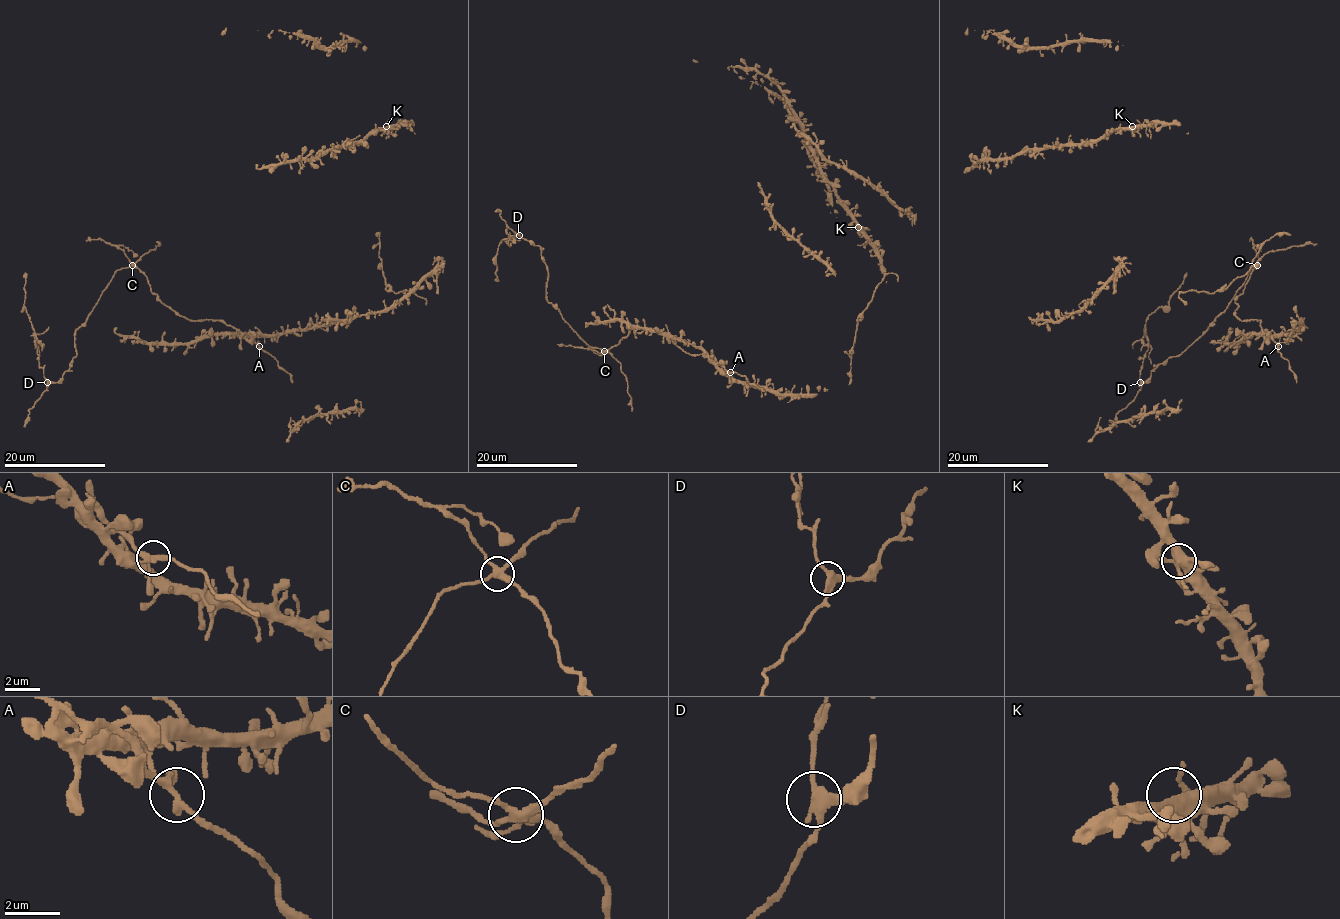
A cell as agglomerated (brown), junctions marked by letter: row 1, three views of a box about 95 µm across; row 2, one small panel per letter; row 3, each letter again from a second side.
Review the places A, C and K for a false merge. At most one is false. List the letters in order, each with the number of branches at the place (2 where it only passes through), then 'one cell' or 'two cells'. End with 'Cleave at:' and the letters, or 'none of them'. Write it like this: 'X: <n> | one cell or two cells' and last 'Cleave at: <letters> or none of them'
A: 4 | one cell
C: 4 | two cells
K: 4 | one cell
Cleave at: C

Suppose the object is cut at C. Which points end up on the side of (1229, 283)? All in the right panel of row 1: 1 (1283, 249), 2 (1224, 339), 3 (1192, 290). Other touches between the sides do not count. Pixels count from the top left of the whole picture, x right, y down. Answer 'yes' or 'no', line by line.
1: no
2: yes
3: yes

